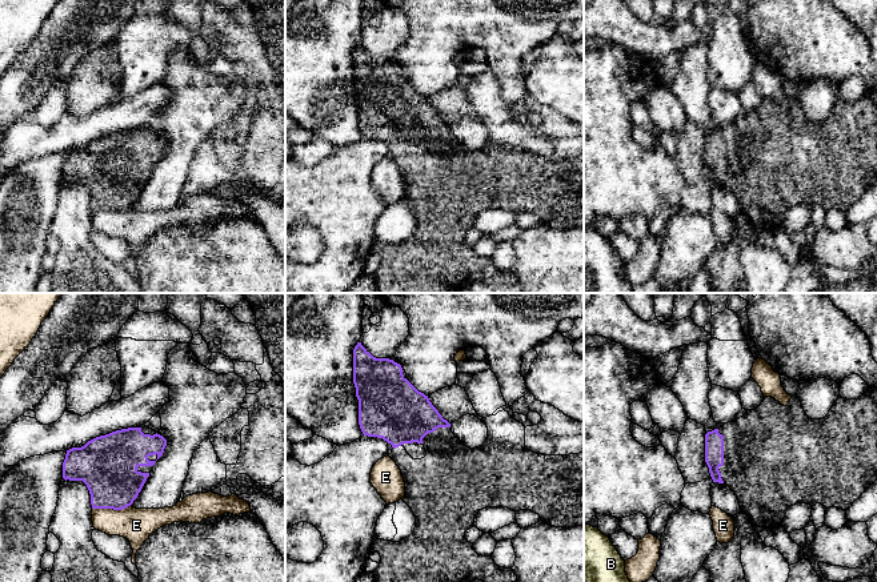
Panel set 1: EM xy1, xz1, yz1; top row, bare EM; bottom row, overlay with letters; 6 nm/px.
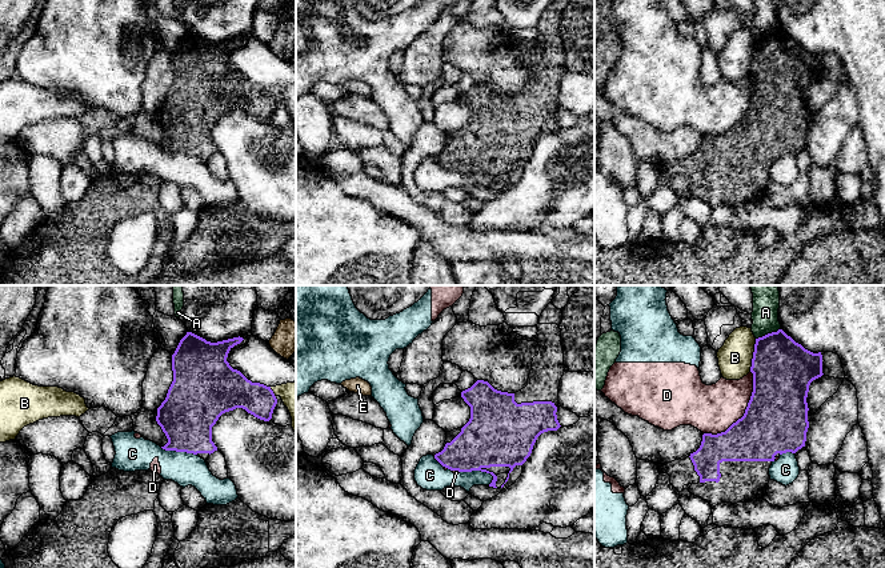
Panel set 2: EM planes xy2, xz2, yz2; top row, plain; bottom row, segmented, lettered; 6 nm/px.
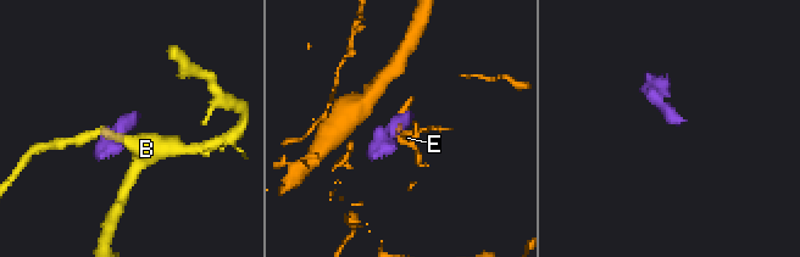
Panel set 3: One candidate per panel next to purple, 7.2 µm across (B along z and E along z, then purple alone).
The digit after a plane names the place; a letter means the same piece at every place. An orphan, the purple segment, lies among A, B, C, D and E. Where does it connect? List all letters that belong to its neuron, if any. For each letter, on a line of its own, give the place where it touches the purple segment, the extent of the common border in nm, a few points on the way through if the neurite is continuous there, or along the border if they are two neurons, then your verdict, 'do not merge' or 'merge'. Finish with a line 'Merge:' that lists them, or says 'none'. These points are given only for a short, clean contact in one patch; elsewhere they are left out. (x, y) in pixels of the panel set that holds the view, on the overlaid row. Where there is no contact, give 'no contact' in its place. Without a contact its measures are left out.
A: meets purple in yz2 at (768, 334); contact 170 nm long; border along yz2 (780, 328), (756, 339); do not merge
B: meets purple in yz2 at (753, 355); contact 200 nm long; do not merge
C: meets purple in xz2 at (477, 470); contact 220 nm long; border along xz2 (460, 471), (485, 471), (493, 479); do not merge
D: meets purple in yz2 at (745, 412); contact 480 nm long; do not merge
E: meets purple in xy1 at (111, 508); contact 240 nm long; do not merge
Merge: none

